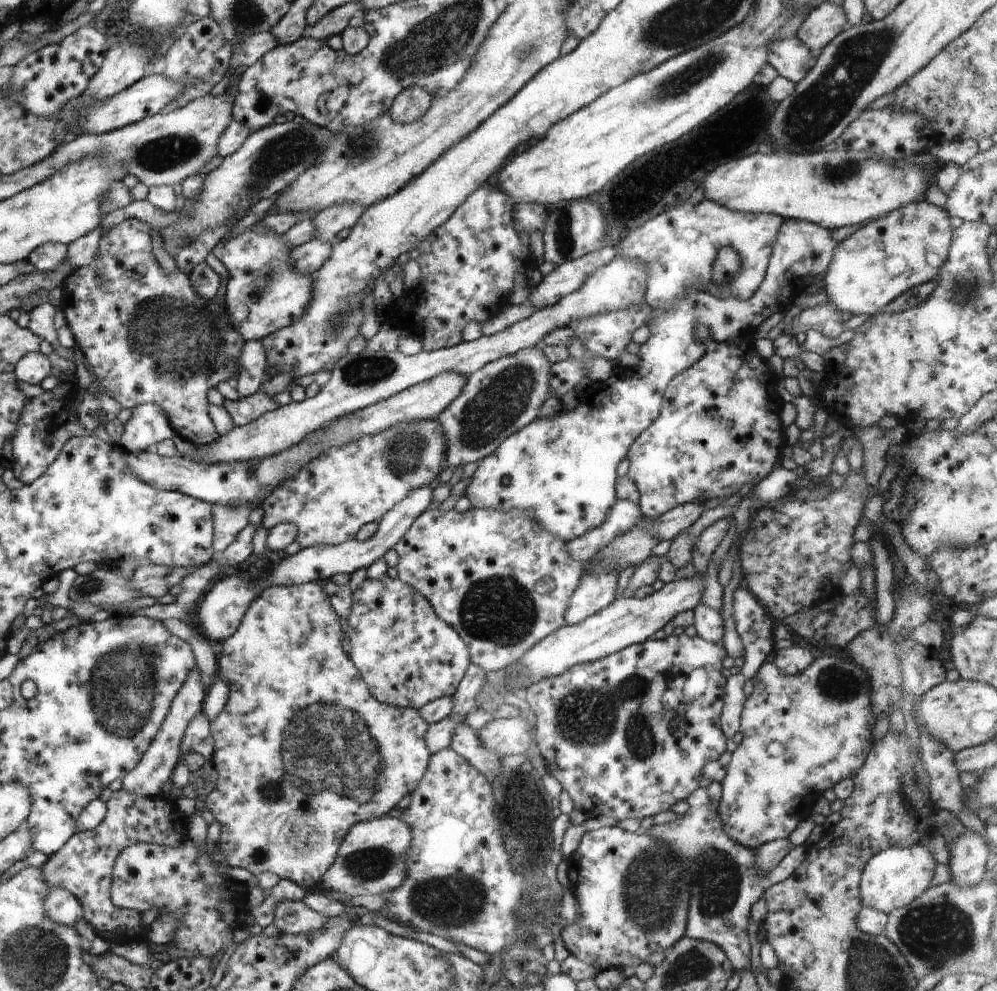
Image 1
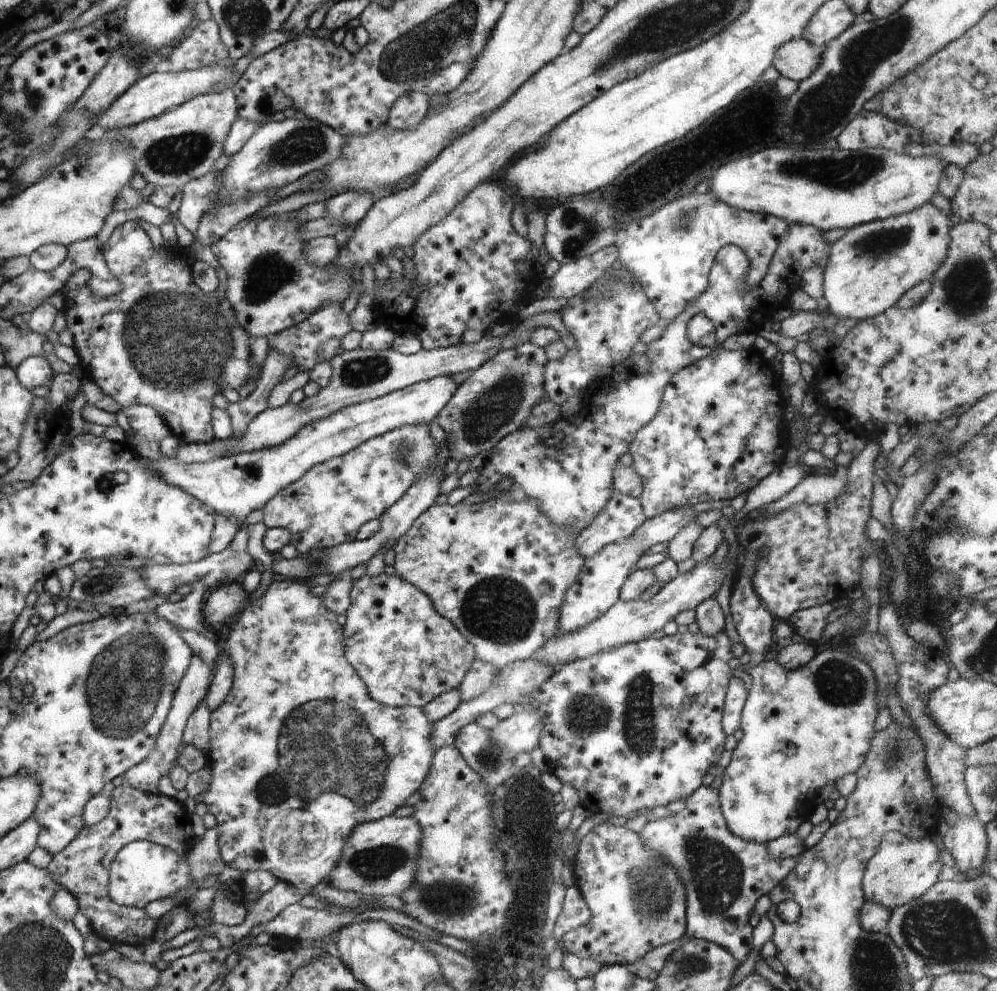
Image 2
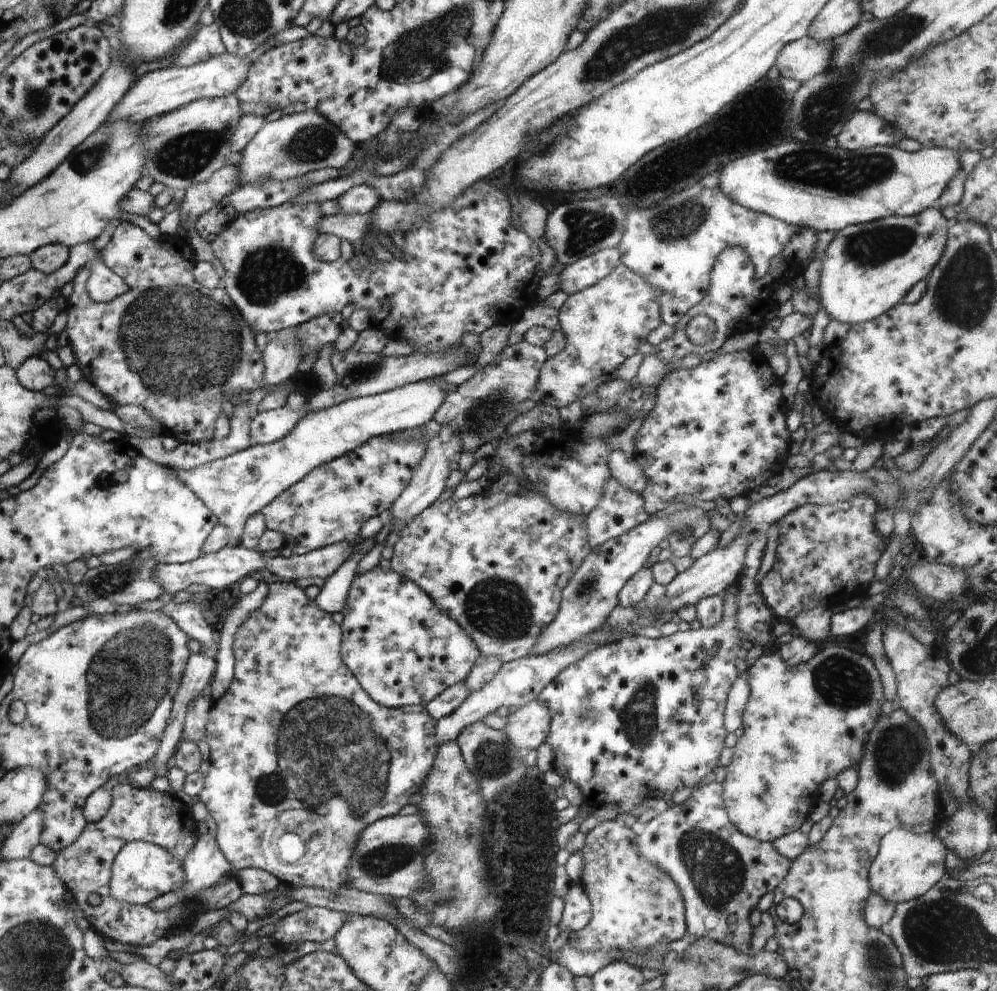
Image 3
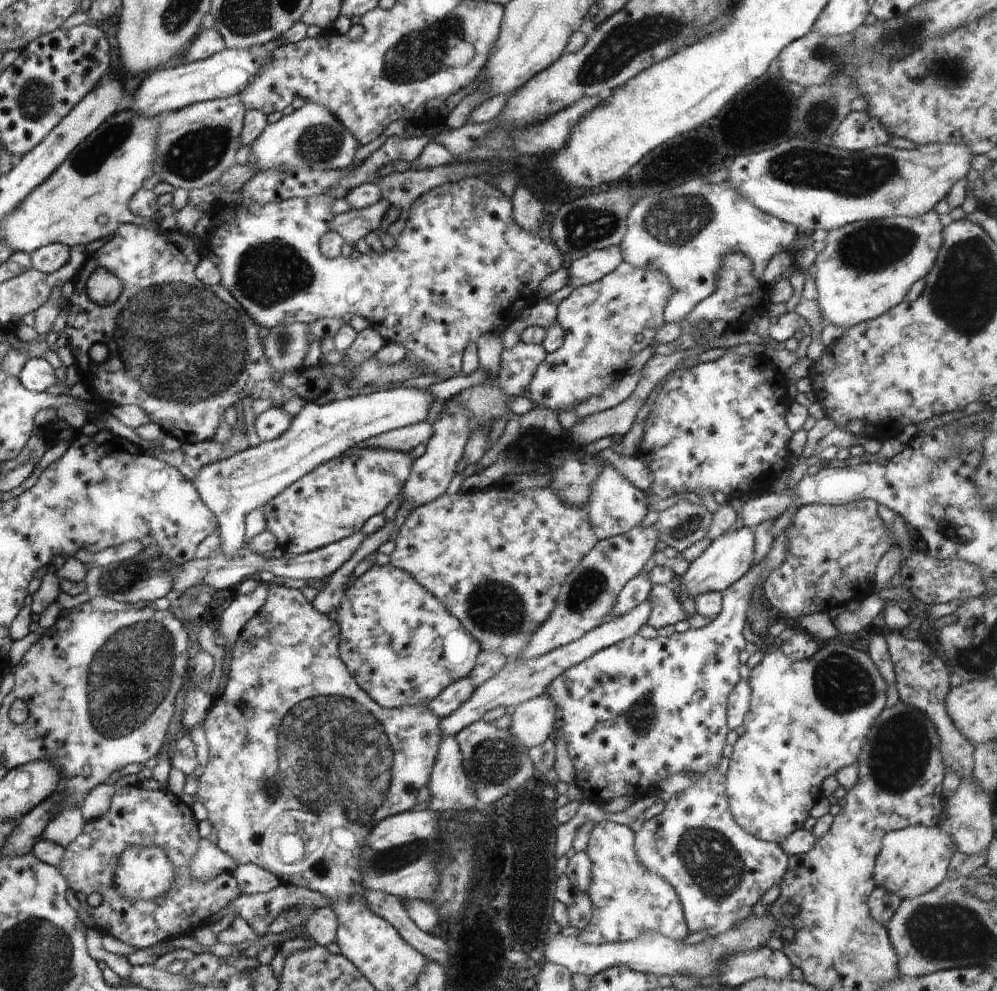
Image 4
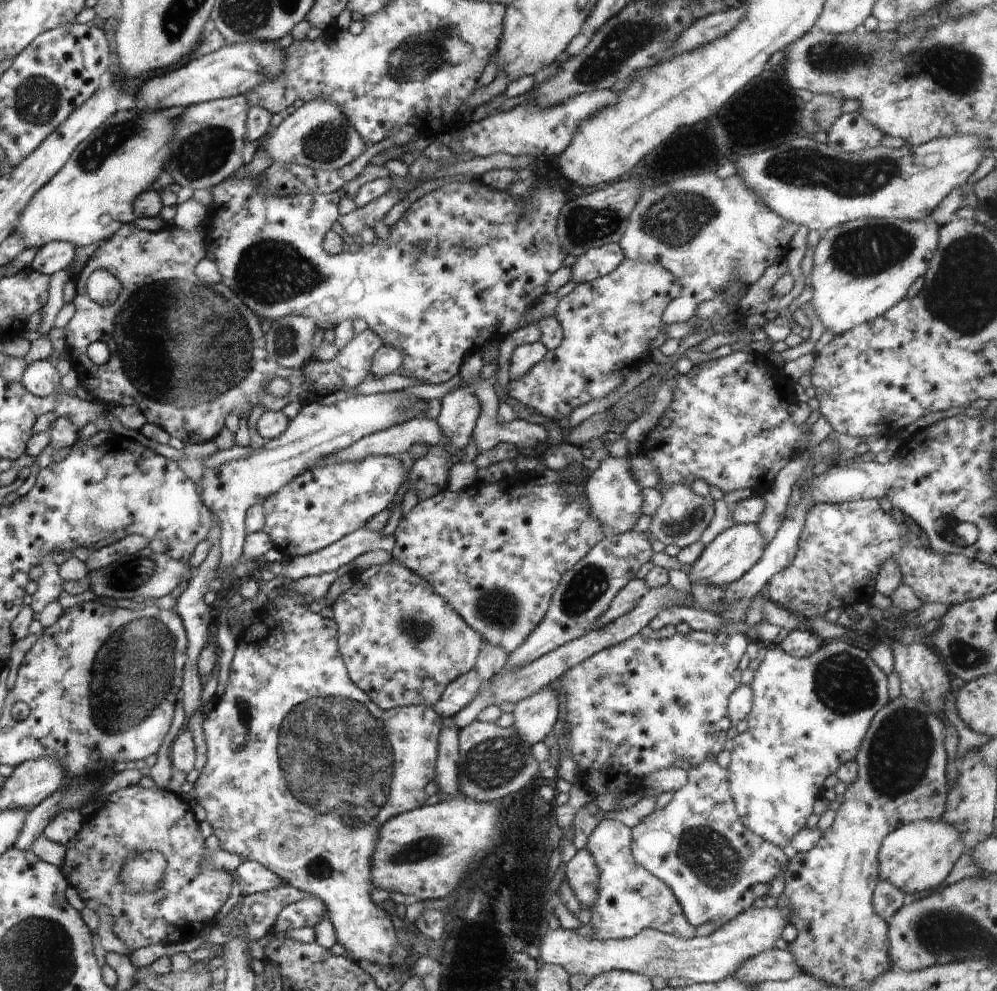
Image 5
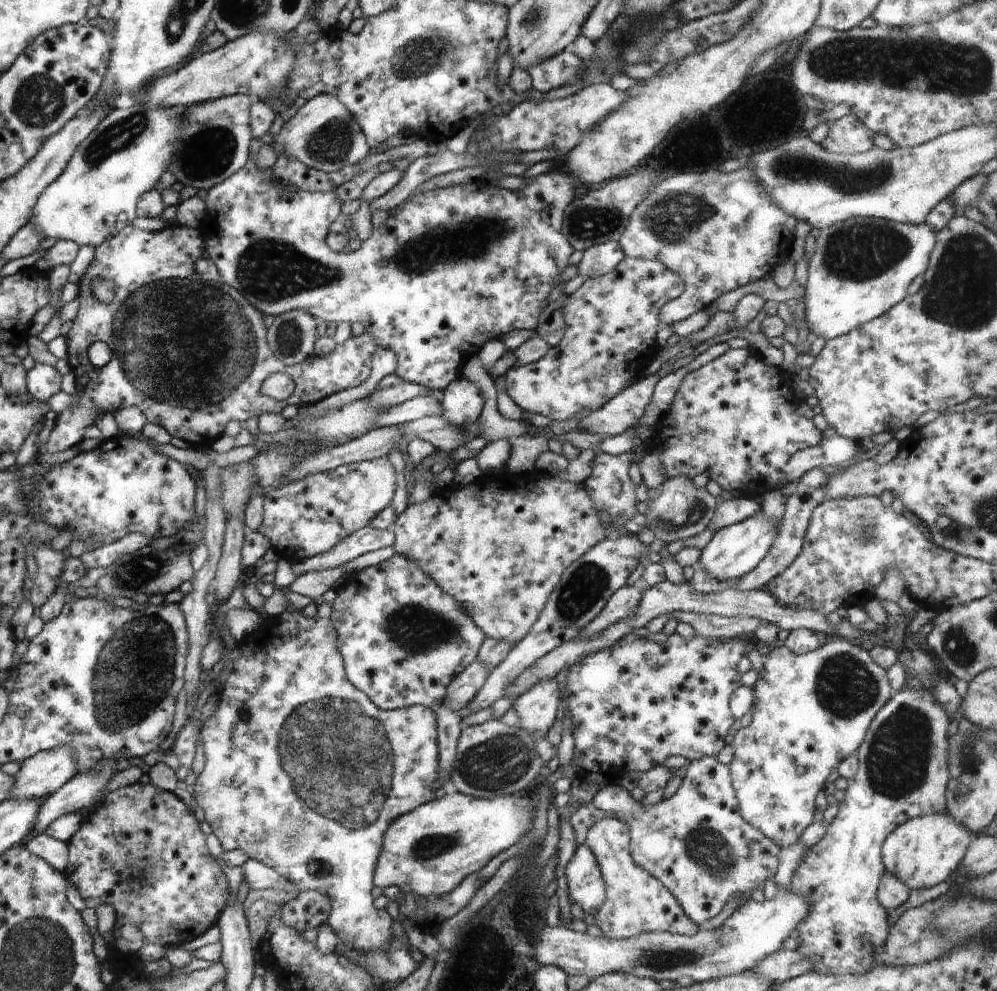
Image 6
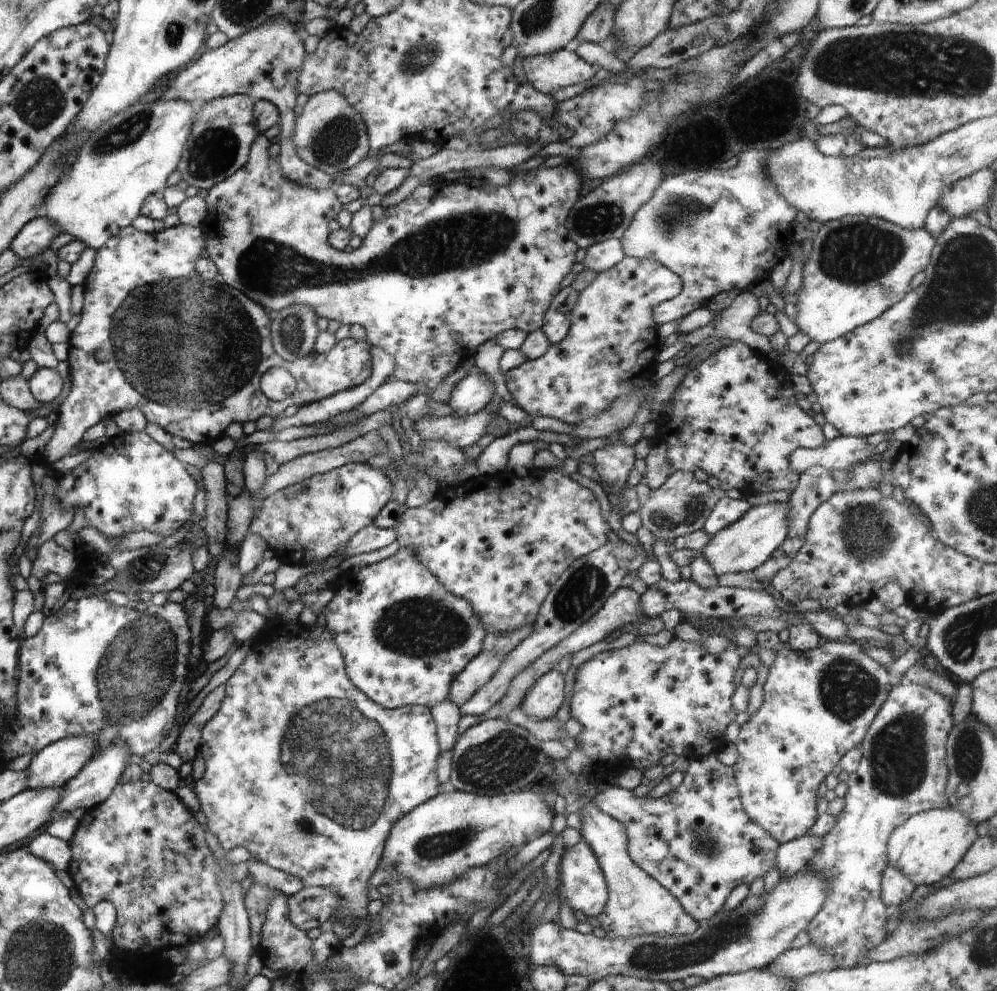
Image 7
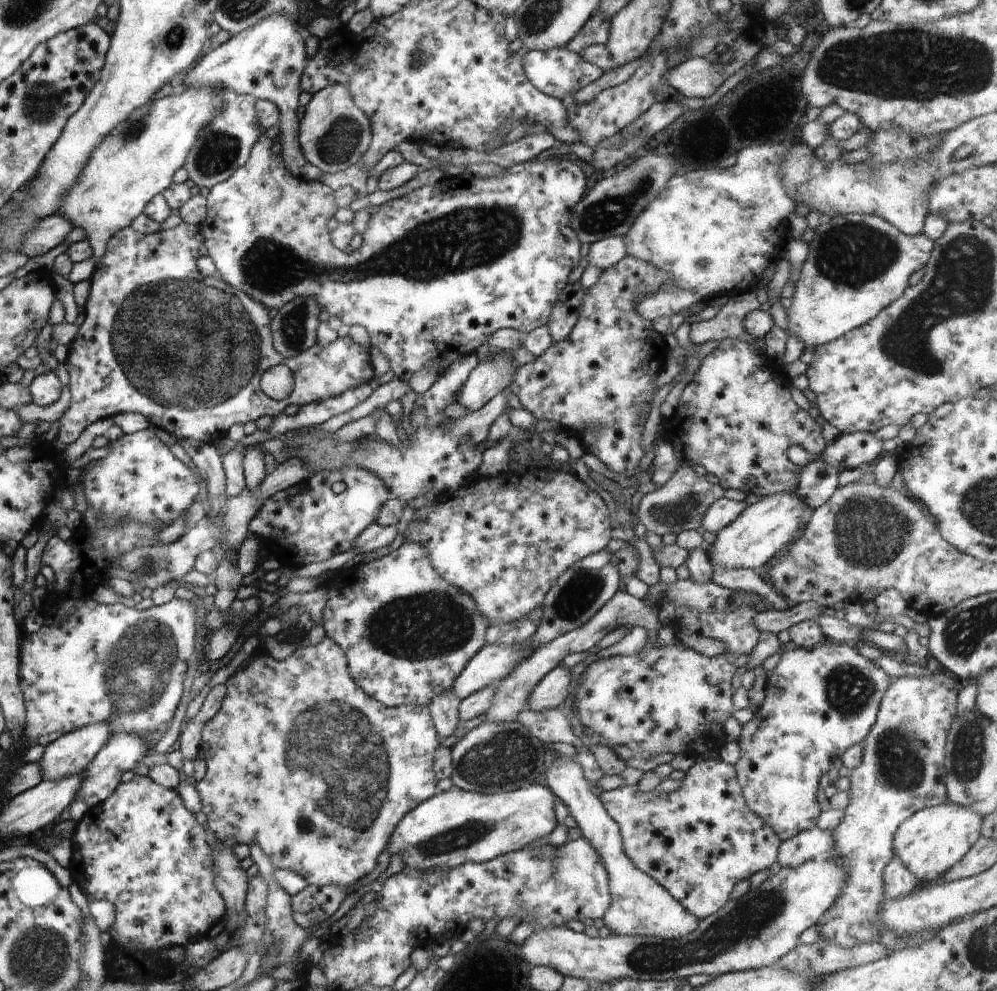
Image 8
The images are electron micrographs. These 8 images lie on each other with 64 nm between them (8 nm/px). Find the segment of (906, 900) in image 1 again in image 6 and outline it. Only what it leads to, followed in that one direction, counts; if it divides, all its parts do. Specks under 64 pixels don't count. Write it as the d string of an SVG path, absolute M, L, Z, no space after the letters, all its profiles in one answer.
M926 814L909 818L895 828L882 844L882 864L886 871L876 892L876 898L888 918L892 911L906 902L910 890L931 888L945 881L957 870L971 839L972 834L966 826L945 814Z

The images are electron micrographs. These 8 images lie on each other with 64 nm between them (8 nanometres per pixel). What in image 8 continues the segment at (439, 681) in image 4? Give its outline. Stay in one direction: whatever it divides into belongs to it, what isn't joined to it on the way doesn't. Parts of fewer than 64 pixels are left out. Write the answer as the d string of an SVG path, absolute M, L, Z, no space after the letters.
M405 542L386 556L355 566L328 589L323 609L325 636L346 652L347 670L352 680L368 694L396 708L402 705L428 706L434 696L452 689L456 677L486 644L490 624L480 614L476 602L466 592L448 584L430 564L426 546Z

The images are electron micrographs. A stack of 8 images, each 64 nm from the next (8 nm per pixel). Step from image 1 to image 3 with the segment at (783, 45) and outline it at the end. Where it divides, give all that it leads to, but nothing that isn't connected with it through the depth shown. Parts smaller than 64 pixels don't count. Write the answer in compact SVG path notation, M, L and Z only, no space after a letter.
M806 35L786 44L774 66L782 77L797 80L802 85L830 68L834 50L836 46L832 41L818 42Z

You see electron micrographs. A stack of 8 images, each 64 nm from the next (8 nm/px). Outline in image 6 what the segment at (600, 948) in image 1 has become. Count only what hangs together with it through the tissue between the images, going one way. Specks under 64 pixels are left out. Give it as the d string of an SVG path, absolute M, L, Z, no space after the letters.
M600 818L586 833L586 845L598 861L602 882L606 886L604 902L593 913L594 924L600 928L602 937L627 939L644 932L694 936L698 932L697 924L686 916L676 897L664 884L635 864L629 844L628 827L616 818Z

